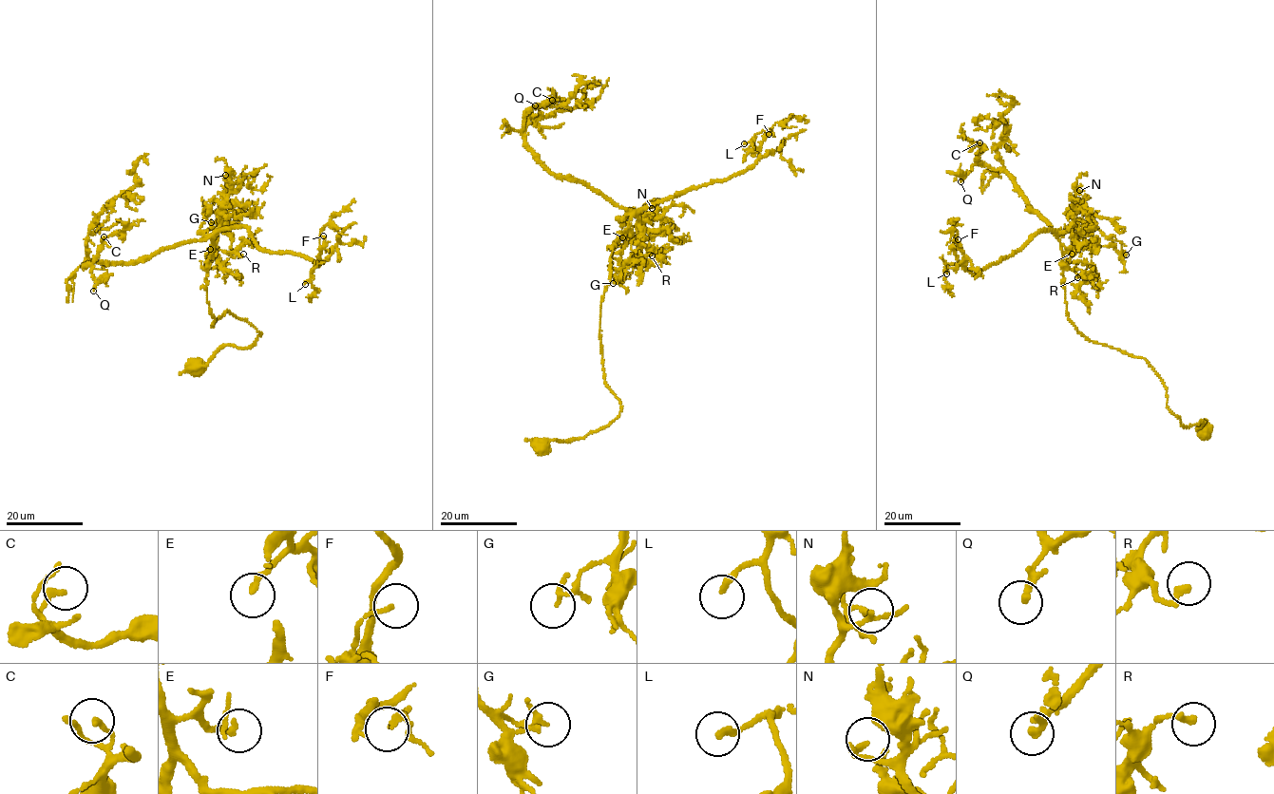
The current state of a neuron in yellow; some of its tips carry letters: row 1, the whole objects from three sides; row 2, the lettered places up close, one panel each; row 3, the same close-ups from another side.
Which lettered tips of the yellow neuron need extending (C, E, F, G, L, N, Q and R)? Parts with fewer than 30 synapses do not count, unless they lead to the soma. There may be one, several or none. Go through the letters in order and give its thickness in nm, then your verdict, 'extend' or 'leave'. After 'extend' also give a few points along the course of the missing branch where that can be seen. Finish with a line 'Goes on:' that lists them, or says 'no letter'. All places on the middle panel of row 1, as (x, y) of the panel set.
C: 190 nm | leave
E: 190 nm | leave
F: 130 nm | leave
G: 140 nm | leave
L: 220 nm | leave
N: 140 nm | leave
Q: 160 nm | extend | (535, 105), (526, 102), (538, 93), (532, 92)
R: 220 nm | leave
Goes on: Q

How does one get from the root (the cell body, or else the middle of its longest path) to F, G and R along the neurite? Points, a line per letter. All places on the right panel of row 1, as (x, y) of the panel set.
F: (1206, 431), (1181, 424), (1144, 358), (1076, 330), (1055, 232), (973, 274), (958, 239)
G: (1206, 431), (1201, 422), (1181, 424), (1144, 358), (1093, 343), (1068, 318), (1057, 235), (1126, 255)
R: (1206, 431), (1201, 422), (1181, 424), (1144, 358), (1076, 330), (1063, 257), (1092, 265), (1077, 277)

